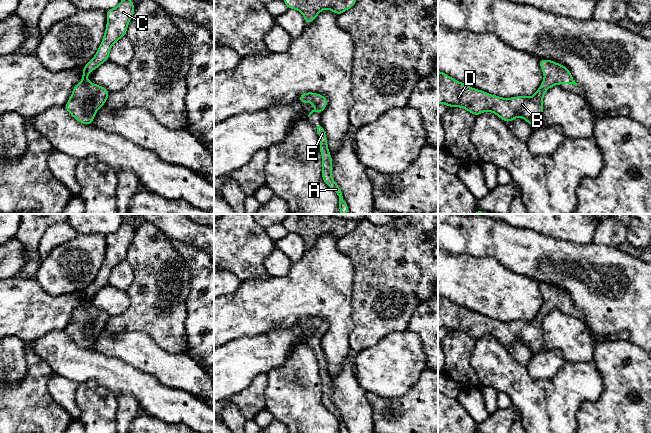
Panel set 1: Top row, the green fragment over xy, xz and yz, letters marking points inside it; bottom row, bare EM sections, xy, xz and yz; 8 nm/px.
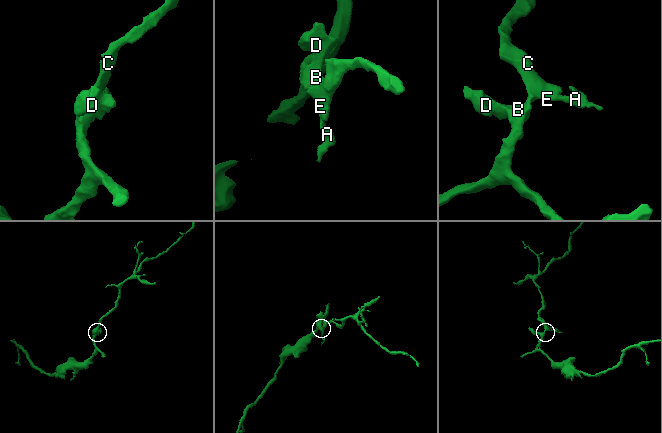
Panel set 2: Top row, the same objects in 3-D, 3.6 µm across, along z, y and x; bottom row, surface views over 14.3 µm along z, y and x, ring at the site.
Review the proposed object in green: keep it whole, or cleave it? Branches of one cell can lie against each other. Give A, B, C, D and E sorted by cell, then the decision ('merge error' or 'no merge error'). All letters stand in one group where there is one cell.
A B C D E | no merge error

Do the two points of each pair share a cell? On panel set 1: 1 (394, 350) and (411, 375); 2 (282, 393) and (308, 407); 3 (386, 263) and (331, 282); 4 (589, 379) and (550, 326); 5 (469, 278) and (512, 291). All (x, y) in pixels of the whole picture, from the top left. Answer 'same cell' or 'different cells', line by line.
1: same cell
2: same cell
3: different cells
4: different cells
5: same cell

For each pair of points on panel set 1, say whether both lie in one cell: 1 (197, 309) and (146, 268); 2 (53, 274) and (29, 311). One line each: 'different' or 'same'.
1: different
2: different

